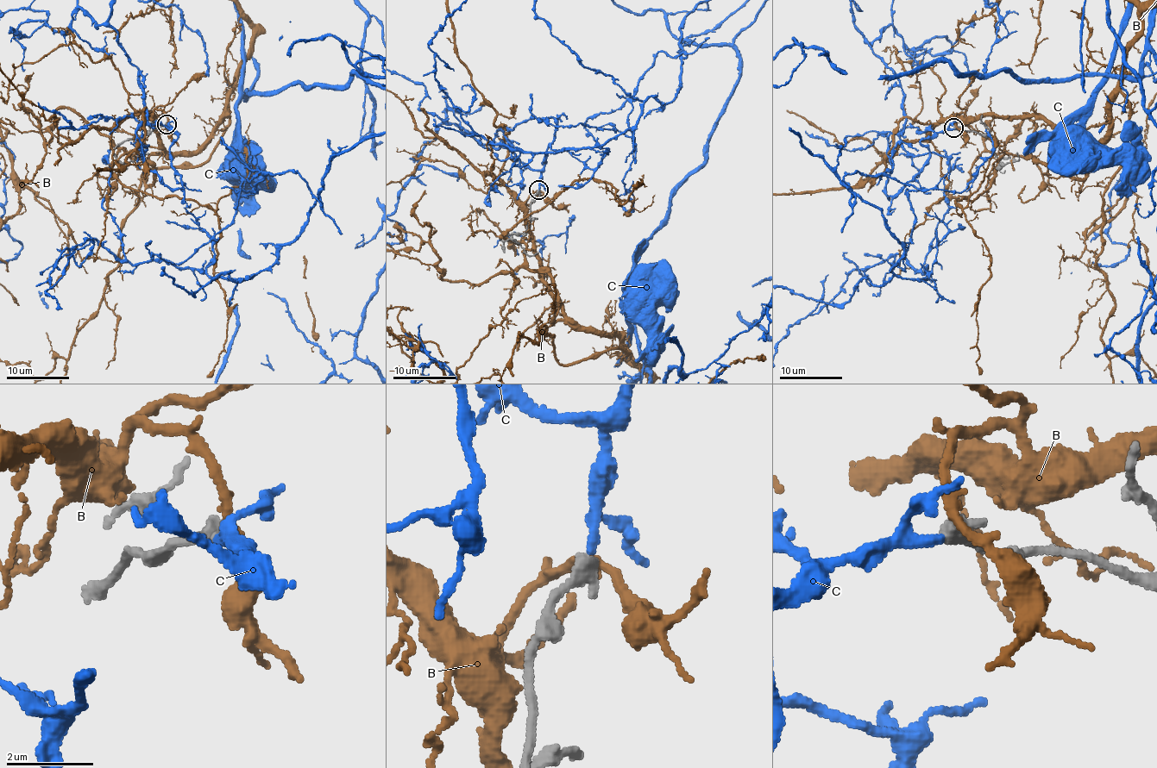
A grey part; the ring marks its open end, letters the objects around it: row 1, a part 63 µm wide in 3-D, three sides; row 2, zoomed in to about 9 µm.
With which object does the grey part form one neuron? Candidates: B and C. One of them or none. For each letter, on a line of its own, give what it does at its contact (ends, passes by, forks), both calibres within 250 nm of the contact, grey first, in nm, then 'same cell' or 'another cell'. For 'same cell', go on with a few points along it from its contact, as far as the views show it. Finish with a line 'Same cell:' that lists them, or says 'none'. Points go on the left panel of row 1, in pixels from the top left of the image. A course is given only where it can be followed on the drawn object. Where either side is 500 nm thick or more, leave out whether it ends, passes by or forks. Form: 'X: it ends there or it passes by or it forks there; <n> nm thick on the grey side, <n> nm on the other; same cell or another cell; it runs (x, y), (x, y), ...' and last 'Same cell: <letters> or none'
B: it passes by; 380 nm thick on the grey side, 220 nm on the other; another cell
C: it passes by; 380 nm thick on the grey side, 170 nm on the other; same cell
Same cell: C

